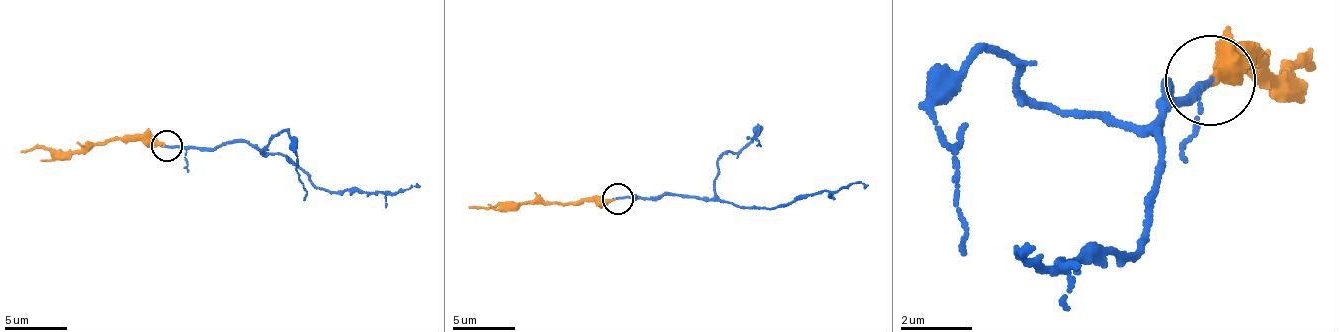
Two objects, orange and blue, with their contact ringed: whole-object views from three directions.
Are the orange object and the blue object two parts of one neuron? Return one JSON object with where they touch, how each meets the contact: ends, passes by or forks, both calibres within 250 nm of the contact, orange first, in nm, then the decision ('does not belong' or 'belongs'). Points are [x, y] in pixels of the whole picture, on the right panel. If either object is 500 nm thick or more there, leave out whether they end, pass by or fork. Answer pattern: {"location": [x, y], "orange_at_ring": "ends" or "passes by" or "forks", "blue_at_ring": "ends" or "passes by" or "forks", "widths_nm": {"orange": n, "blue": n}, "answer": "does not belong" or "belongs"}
{"location": [1210, 80], "orange_at_ring": "ends", "blue_at_ring": "ends", "widths_nm": {"orange": 280, "blue": 200}, "answer": "belongs"}

